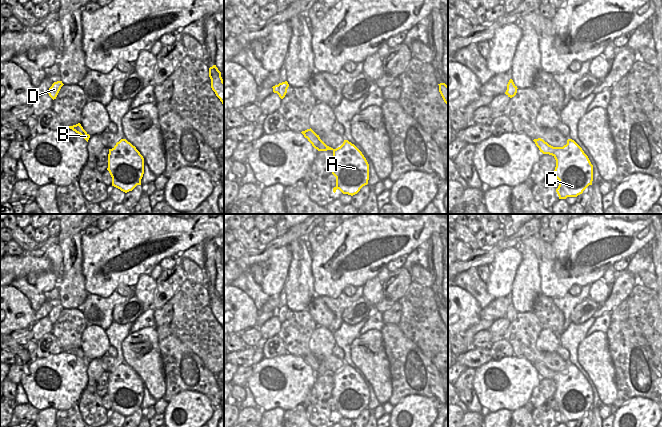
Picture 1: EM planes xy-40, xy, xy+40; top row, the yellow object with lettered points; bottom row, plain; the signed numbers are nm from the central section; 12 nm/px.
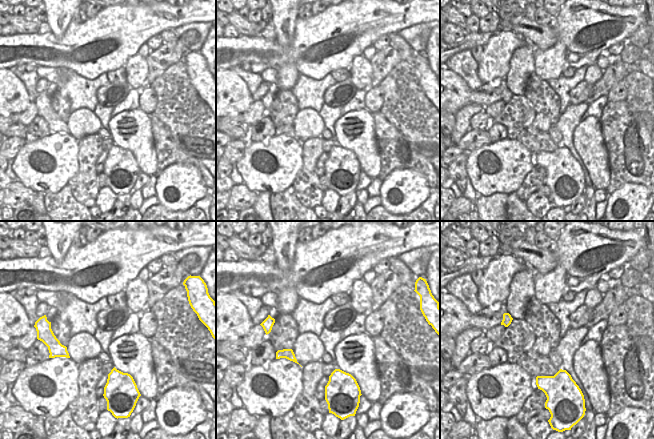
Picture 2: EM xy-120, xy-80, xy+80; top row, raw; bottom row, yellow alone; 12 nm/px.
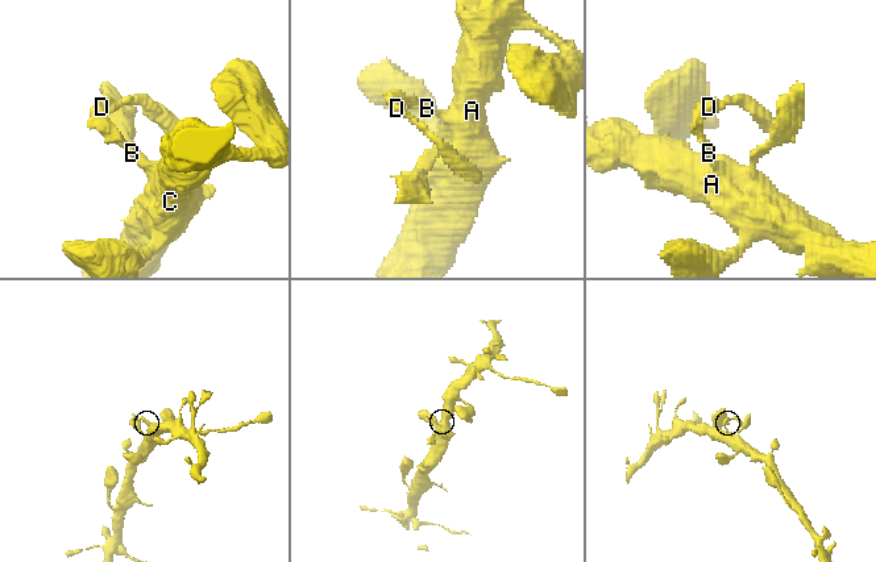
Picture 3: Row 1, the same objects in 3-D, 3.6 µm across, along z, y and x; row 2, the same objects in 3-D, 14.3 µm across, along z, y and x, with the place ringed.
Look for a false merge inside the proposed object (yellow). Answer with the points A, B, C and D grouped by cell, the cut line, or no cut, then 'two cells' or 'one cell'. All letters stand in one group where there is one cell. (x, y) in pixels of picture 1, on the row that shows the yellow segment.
A B C D | no cut | one cell

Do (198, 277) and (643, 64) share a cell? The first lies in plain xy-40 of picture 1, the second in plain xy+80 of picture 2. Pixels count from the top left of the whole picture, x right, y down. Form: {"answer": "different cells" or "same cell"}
{"answer": "same cell"}

